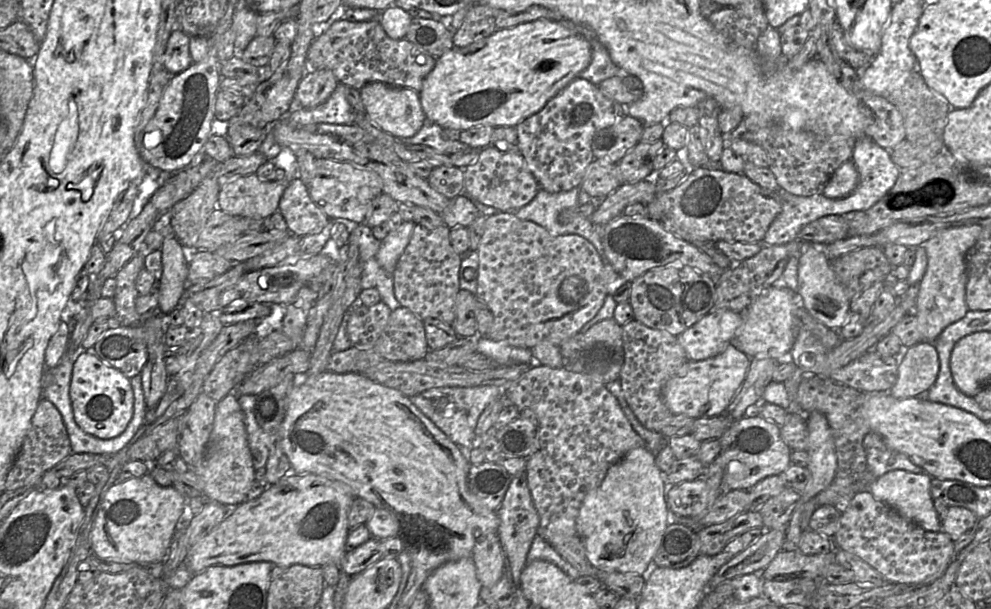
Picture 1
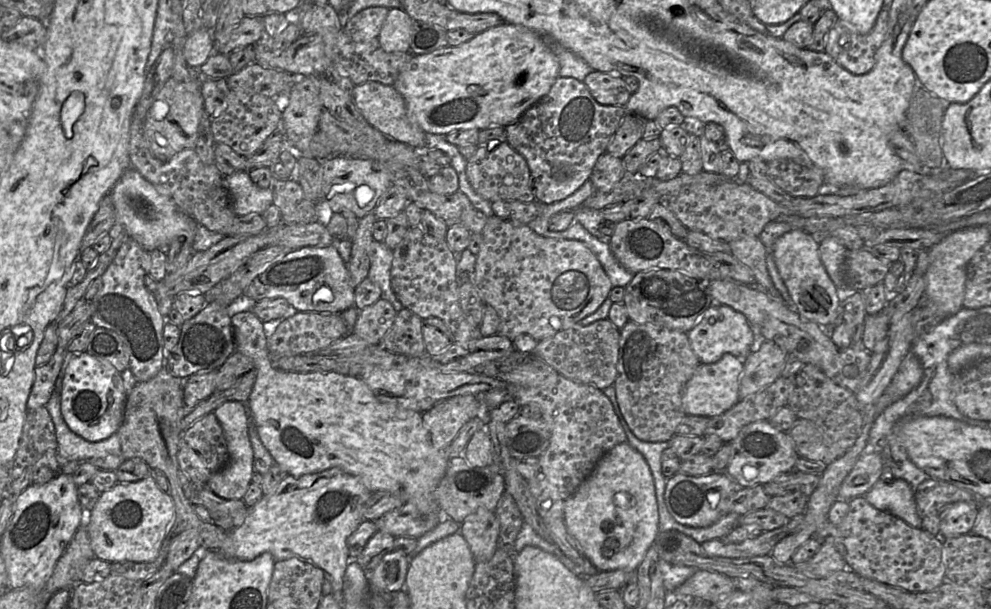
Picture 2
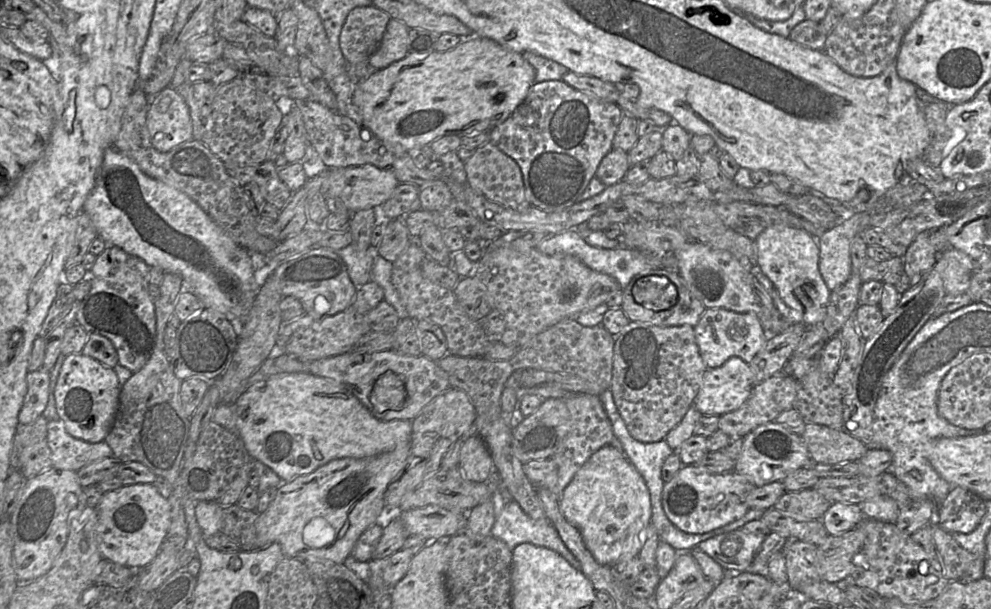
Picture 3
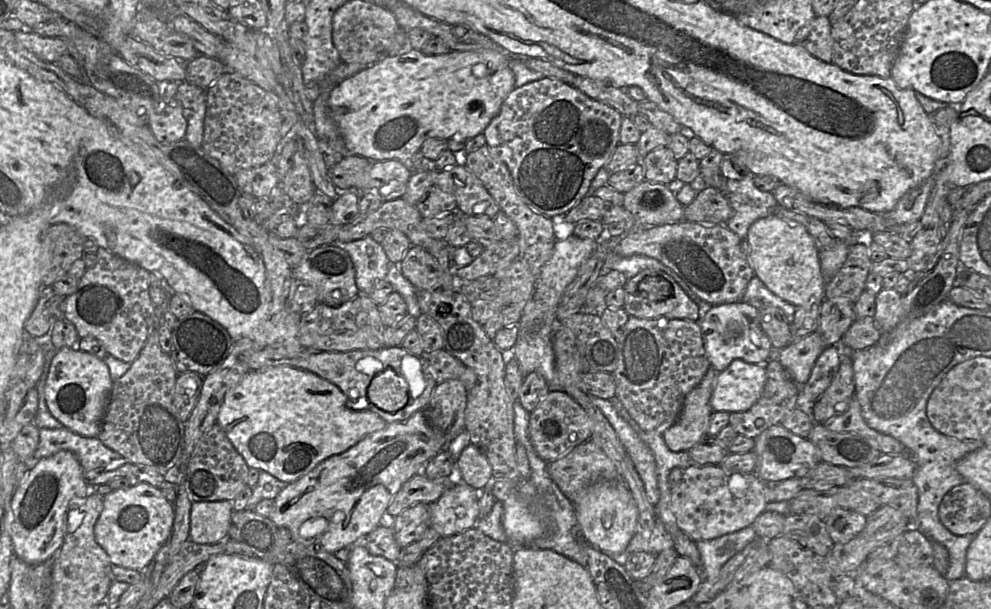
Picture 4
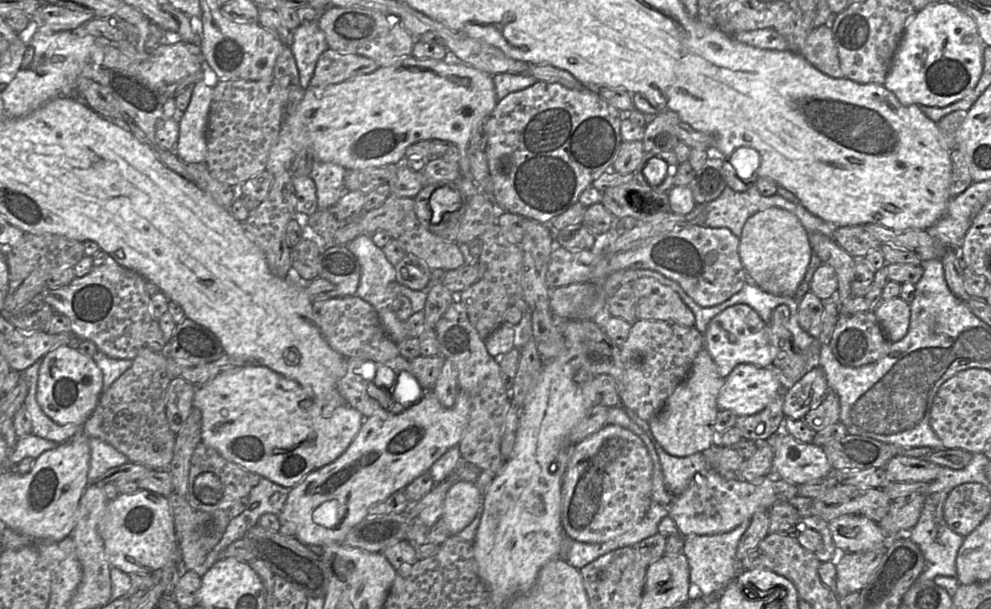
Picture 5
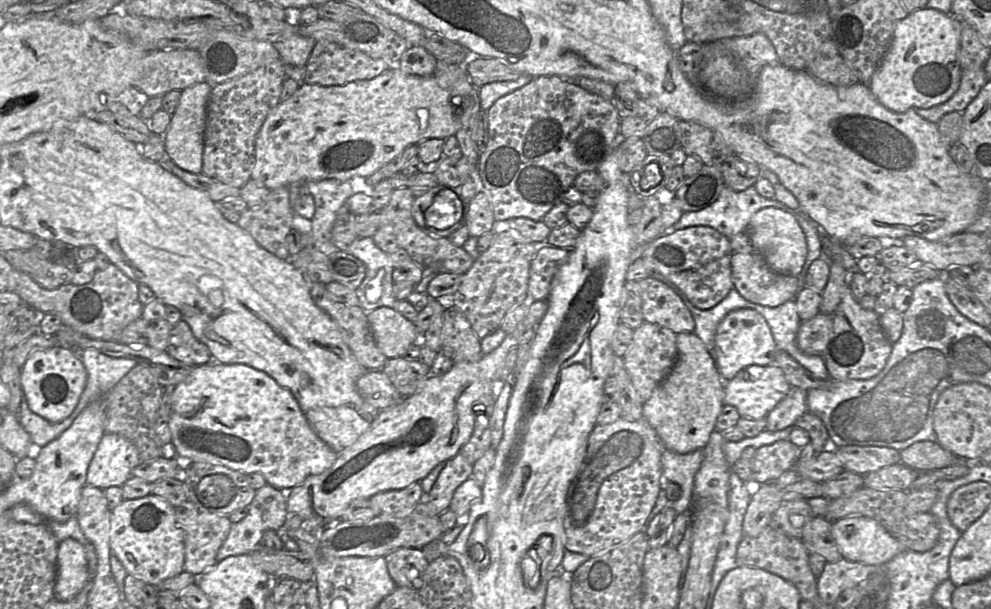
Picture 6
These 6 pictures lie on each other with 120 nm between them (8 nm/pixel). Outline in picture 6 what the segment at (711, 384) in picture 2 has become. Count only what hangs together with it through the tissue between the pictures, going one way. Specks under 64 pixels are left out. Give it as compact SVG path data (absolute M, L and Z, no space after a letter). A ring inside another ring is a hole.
M751 365L741 370L733 379L725 381L724 403L734 406L741 417L760 420L766 418L791 389L792 386L780 367Z

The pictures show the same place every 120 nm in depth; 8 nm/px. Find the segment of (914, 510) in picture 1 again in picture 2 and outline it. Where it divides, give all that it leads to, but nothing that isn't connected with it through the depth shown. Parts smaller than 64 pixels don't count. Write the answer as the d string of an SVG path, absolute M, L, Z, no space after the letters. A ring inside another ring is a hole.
M879 479L864 497L875 508L889 512L913 527L922 528L922 518L917 512L914 490L905 480Z

